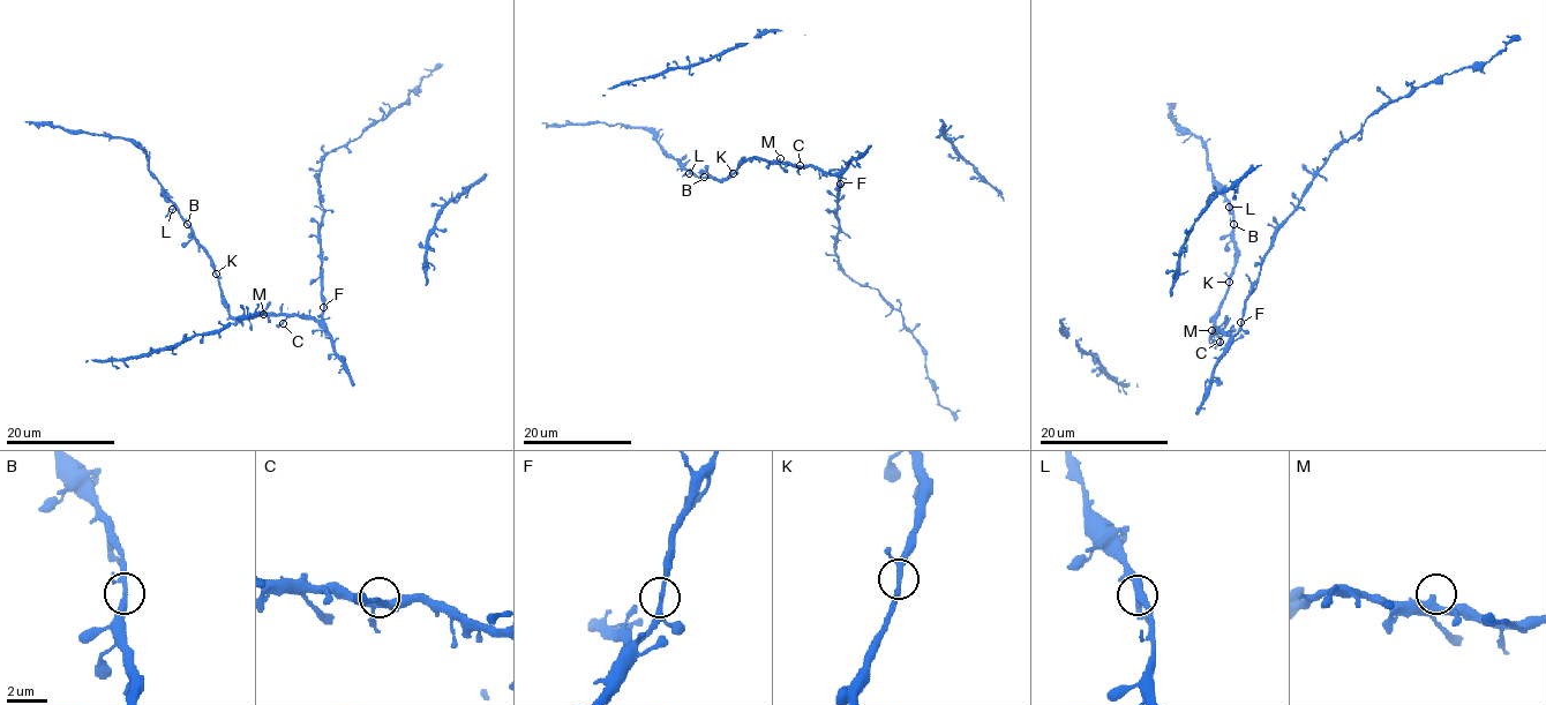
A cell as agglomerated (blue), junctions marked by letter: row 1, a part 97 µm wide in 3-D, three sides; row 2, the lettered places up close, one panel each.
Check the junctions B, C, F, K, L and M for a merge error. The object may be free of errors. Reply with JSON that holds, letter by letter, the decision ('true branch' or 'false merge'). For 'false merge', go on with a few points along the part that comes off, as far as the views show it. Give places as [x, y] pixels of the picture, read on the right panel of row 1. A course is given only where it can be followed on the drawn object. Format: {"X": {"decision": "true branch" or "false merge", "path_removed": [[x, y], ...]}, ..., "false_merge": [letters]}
{"B": {"decision": "true branch"}, "C": {"decision": "true branch"}, "F": {"decision": "true branch"}, "K": {"decision": "true branch"}, "L": {"decision": "true branch"}, "M": {"decision": "true branch"}, "false_merge": []}

